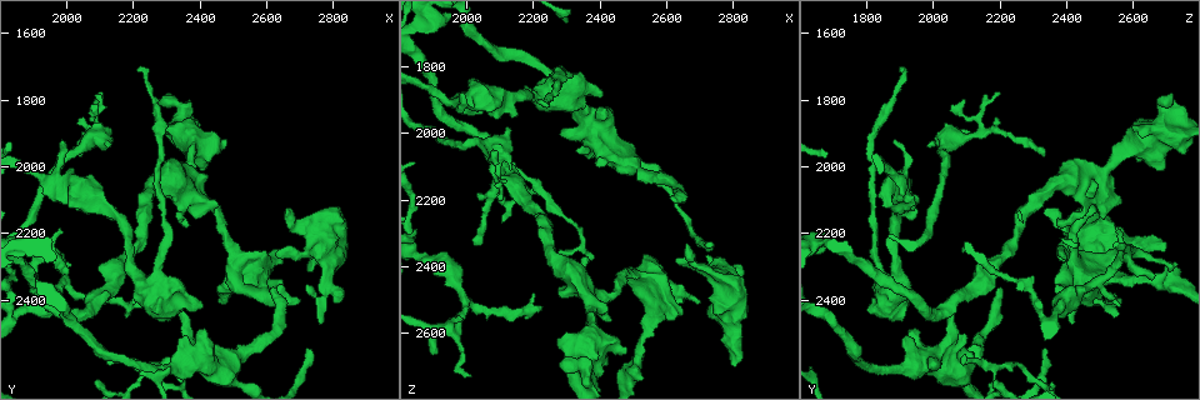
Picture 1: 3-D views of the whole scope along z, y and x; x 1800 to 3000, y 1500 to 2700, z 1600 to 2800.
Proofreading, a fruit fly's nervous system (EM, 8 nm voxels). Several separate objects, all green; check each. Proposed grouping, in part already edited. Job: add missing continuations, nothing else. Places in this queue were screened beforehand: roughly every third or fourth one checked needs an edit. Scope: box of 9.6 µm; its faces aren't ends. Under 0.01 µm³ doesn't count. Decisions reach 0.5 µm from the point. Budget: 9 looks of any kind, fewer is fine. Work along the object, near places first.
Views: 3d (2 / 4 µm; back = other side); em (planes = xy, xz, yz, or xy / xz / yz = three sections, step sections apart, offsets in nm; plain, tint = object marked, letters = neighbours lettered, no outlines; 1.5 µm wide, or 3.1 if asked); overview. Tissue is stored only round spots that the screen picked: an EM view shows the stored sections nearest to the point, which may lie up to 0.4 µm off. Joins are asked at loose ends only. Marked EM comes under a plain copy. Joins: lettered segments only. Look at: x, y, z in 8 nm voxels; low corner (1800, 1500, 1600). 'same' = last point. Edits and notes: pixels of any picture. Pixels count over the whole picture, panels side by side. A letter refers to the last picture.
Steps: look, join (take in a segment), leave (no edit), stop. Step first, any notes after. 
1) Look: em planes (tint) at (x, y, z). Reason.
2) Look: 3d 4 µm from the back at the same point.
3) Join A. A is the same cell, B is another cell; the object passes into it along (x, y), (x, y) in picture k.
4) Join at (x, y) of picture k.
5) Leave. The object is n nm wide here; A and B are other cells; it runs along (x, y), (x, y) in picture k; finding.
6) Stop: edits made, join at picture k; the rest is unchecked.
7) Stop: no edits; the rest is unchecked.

Look: 3d 4 µm at (2100, 1810, 2090). An open end.

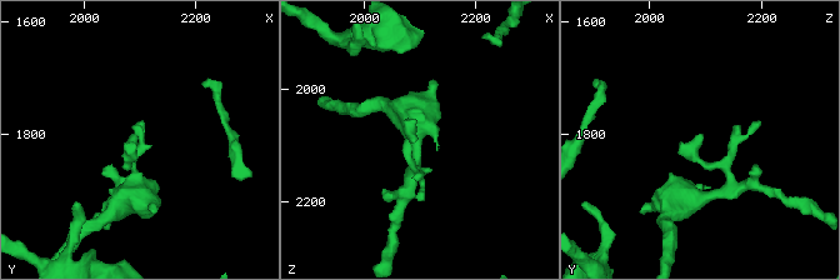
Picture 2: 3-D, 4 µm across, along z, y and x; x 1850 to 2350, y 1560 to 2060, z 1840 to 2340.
Look: em planes (letters) at (2100, 1800, 2095). Shape alone is not enough.

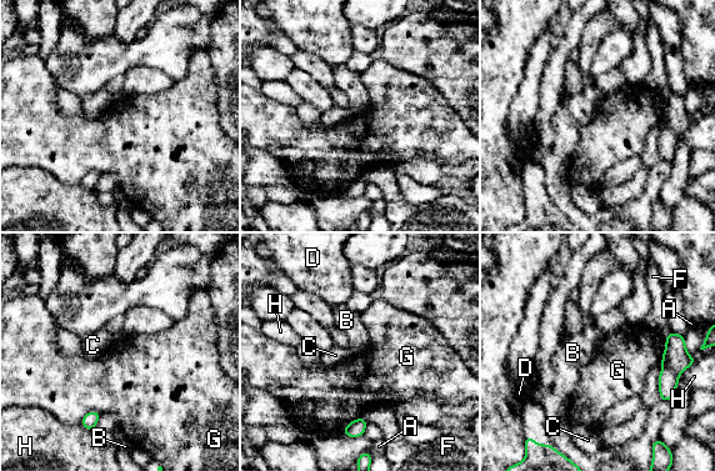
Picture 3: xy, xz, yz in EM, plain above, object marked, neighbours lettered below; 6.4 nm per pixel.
Leave. A, B, C, D, F, G and H are other cells; a border runs along (665, 337), (665, 350), (660, 361) in picture 3; none of them fits.

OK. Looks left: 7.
Look: em xz step 8 (letters) at (2830, 2400, 2420). An open end.

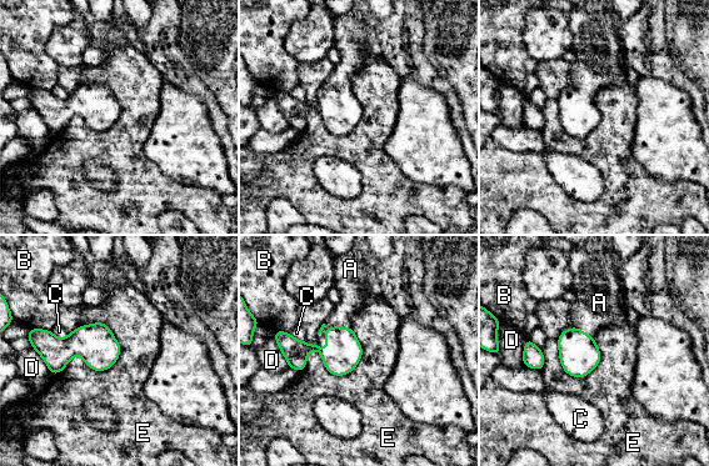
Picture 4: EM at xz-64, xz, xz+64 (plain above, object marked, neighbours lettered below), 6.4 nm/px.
Join A. A is the same cell, B, C, D and E are other cells; the neuron continues.

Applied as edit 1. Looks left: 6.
Look: overview. Redraw.

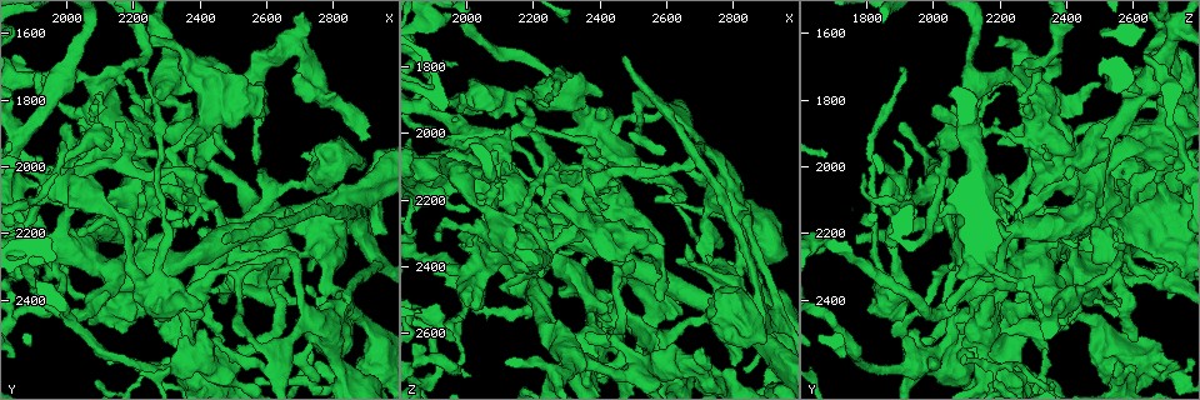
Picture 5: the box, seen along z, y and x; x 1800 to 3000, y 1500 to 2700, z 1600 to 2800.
Look: em yz step 4 (letters) at (2470, 2230, 1770). End of a long branch.

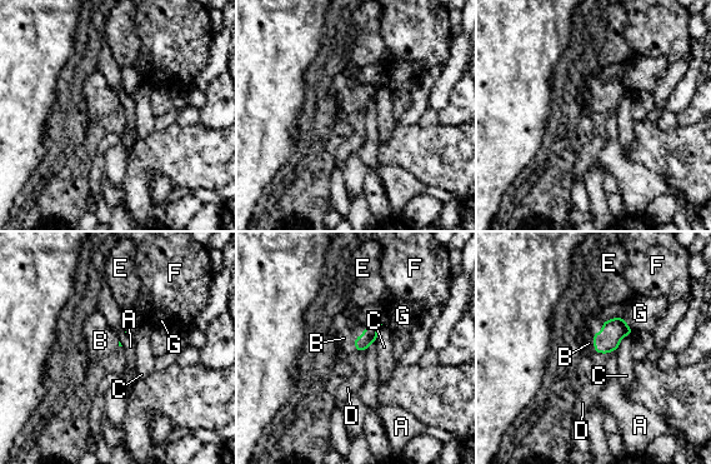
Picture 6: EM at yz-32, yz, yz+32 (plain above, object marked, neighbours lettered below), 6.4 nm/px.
Look: em planes (letters) at the same point.

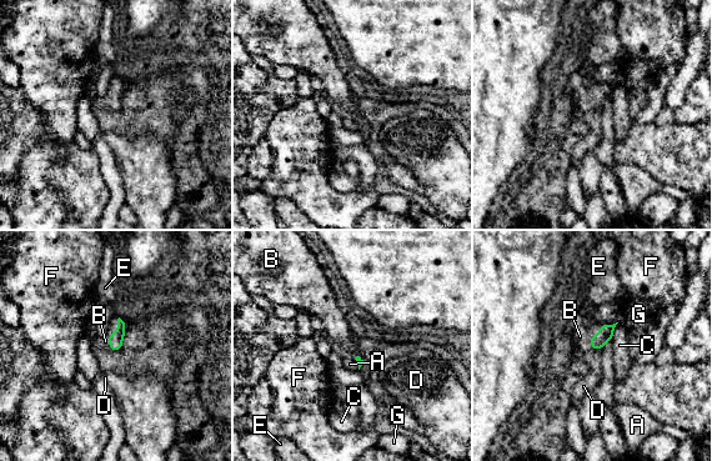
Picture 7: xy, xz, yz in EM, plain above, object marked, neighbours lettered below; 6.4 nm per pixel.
Join B. B is the same cell, A, C, D, E, F and G are other cells; the object passes into it along (606, 331), (591, 342), (580, 336) in picture 7; it goes on there.

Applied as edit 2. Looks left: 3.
Look: overview.

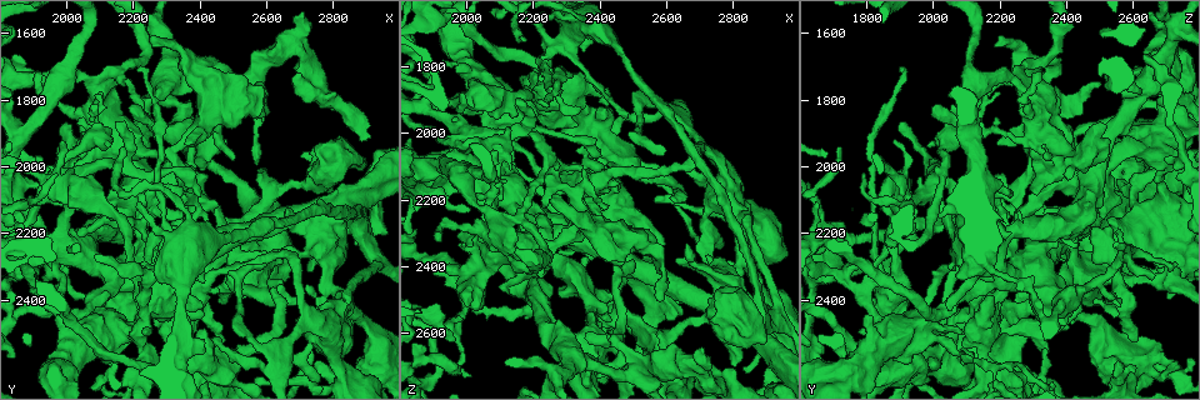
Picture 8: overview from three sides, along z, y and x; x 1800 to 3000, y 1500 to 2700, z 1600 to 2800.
Look: em xz step 8 (letters) at (2600, 1840, 2450). Branch stops here.

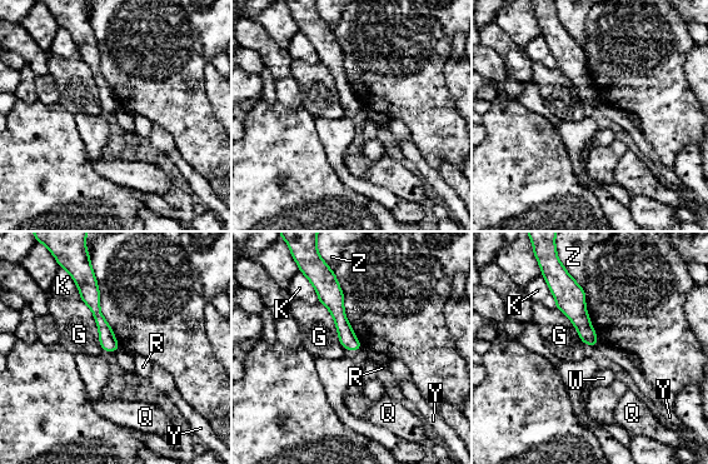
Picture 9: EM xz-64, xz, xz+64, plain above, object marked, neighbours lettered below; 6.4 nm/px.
Leave. G, K, Q, R, W, Y and Z are other cells; it runs along (329, 280), (344, 332), (357, 347) in picture 9; none of them fits.

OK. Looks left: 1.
Stop: edits made, join at picture 4, join at picture 7; the rest is unchecked.

